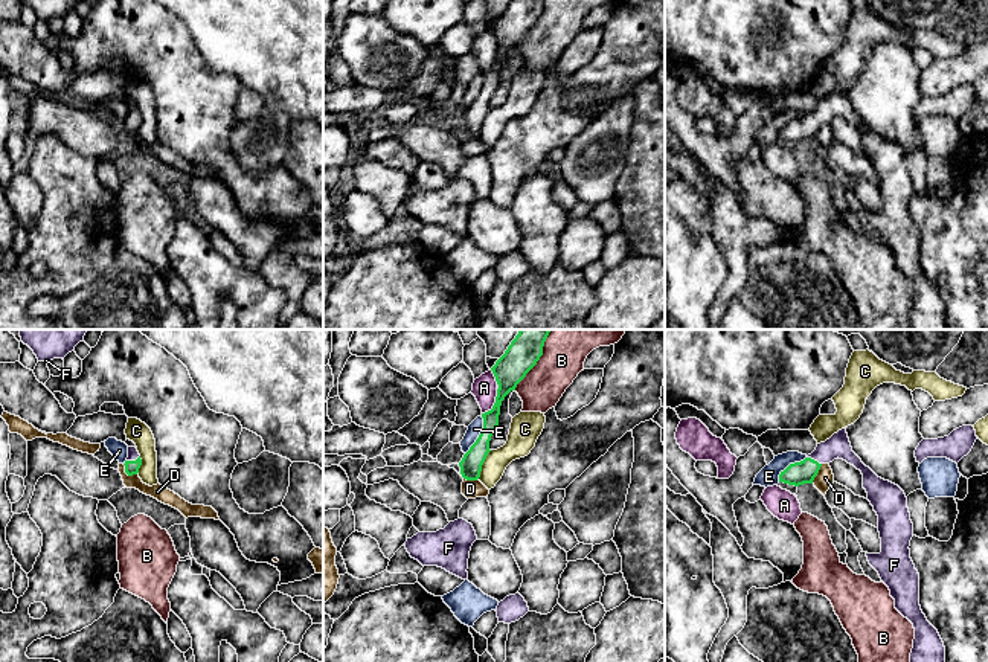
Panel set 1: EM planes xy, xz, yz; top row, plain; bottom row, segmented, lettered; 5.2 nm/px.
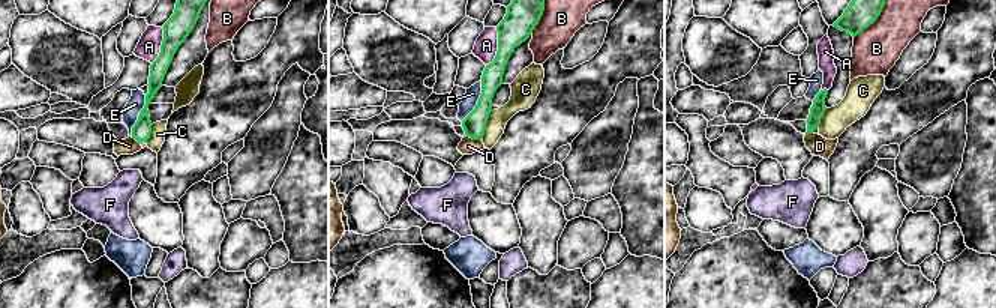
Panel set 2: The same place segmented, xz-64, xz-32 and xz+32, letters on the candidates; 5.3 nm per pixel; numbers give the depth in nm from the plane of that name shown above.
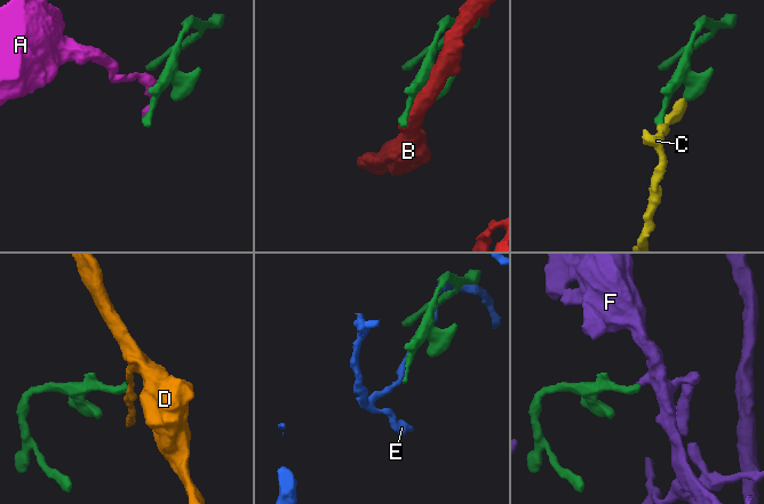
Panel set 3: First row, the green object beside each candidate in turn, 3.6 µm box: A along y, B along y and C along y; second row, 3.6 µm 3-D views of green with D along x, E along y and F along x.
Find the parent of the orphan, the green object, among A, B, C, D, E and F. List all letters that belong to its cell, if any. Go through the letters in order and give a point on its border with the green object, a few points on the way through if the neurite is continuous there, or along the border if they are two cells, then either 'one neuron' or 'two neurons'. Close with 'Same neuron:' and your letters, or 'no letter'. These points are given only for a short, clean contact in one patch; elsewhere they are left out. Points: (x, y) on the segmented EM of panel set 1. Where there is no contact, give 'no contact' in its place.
A: contact xz (494, 403); border xz (497, 389), (494, 404), (482, 414); two neurons
B: contact xz (538, 359); two neurons
C: contact xz (482, 464); border xz (491, 450), (477, 478); two neurons
D: contact xy (127, 473); border xy (122, 464), (128, 475), (136, 475); two neurons
E: contact xz (479, 435); two neurons
F: contact yz (813, 459); way yz (804, 472), (813, 459), (837, 446); one neuron
Same neuron: F

